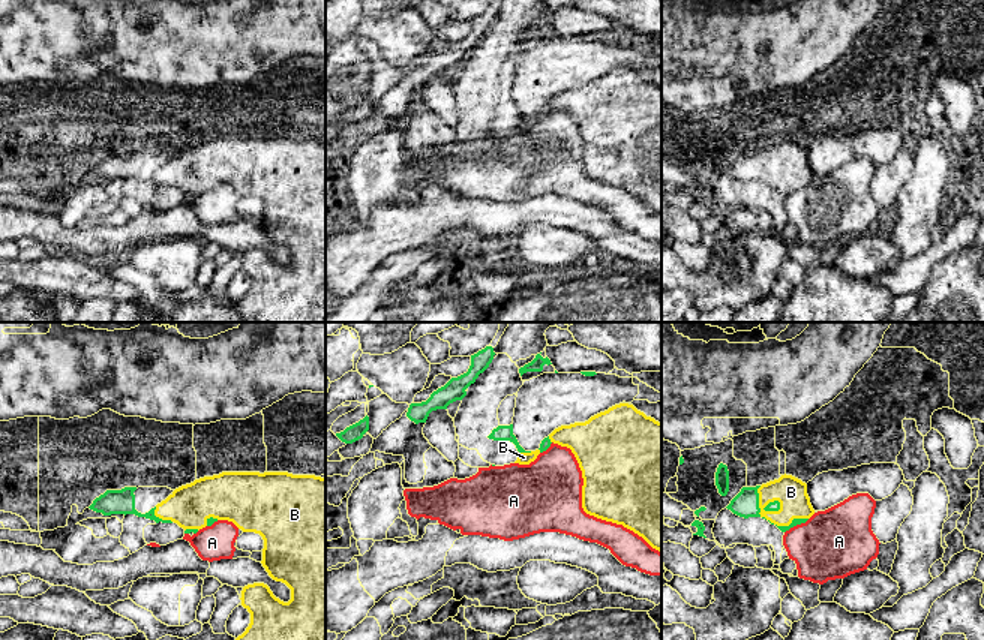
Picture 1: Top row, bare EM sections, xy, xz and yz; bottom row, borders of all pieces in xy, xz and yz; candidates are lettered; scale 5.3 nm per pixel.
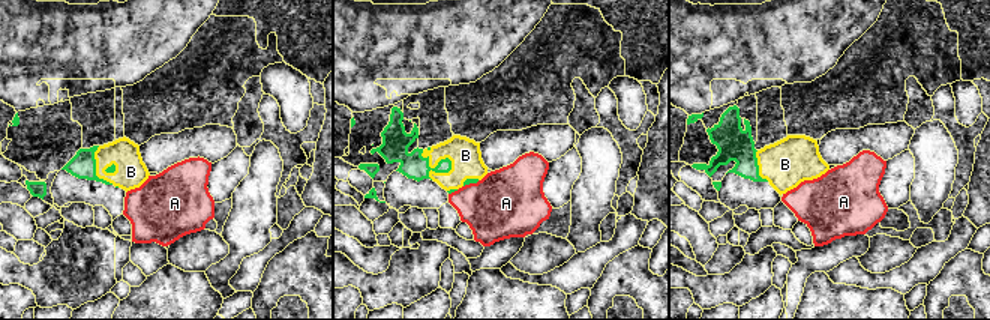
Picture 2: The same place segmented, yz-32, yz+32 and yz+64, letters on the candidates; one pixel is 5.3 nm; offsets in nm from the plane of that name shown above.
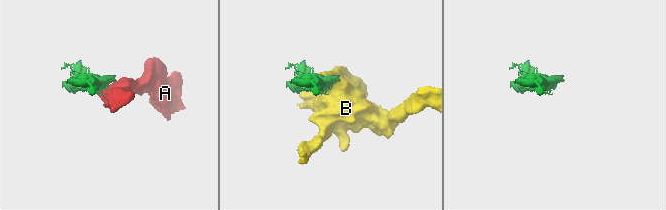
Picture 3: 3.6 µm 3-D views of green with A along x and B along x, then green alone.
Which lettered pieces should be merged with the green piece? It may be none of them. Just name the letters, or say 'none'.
B

